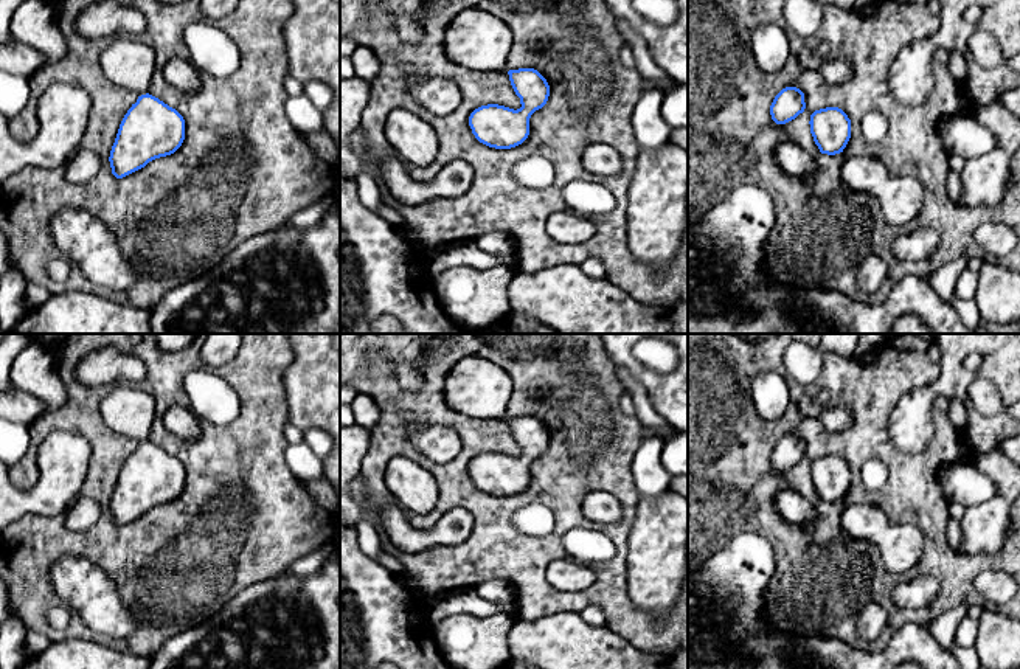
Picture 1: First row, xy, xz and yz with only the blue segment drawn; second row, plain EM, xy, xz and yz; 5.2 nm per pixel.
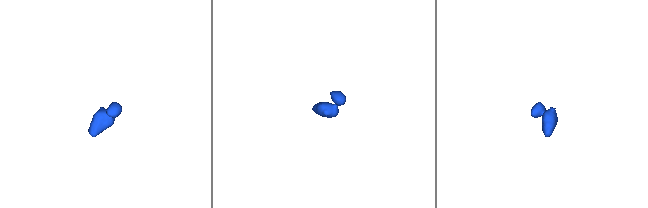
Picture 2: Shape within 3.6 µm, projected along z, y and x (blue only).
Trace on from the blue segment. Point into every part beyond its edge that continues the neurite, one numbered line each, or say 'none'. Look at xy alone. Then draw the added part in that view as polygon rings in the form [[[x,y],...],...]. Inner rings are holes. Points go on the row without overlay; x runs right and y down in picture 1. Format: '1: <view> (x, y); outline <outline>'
1: xy (128, 410); outline [[[120,385],[102,399],[101,416],[115,433],[141,444],[149,439],[155,402],[137,385]]]

